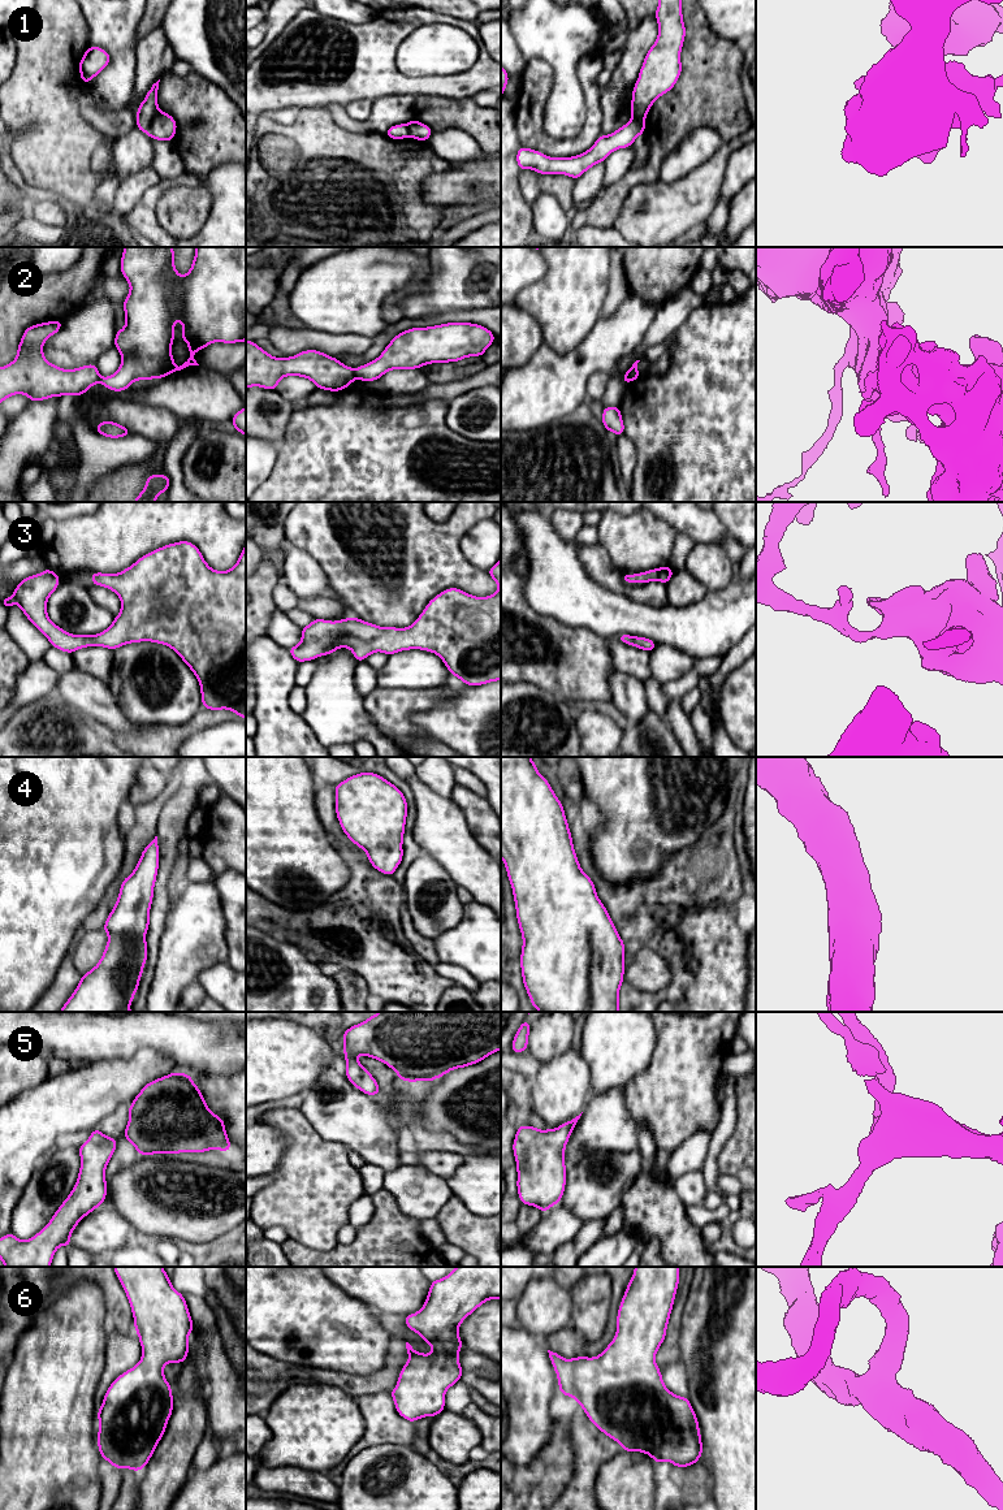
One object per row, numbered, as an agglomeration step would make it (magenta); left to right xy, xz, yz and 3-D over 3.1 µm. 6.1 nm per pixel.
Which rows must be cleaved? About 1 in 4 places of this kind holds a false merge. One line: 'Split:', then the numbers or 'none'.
Split: 1, 2

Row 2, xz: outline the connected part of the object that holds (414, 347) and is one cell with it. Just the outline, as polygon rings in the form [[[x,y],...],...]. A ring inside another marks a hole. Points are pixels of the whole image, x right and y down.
[[[472,323],[411,328],[397,334],[377,359],[358,367],[355,376],[368,382],[393,369],[418,369],[425,364],[483,356],[494,339],[489,329]]]

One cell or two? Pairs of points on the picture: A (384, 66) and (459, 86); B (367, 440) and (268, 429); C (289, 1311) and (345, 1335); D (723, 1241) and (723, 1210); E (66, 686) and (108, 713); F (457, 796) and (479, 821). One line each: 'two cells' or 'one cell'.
A: one cell
B: two cells
C: one cell
D: two cells
E: one cell
F: one cell

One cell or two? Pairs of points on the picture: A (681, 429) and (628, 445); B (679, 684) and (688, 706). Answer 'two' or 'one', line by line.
A: two
B: two

